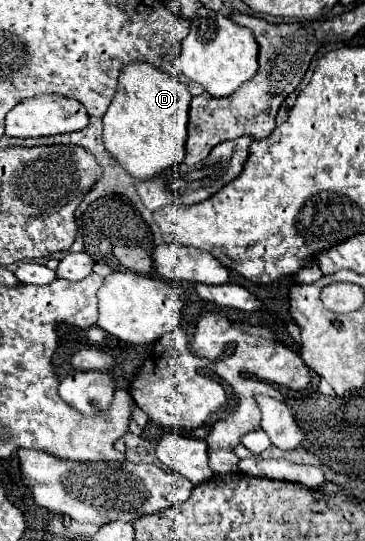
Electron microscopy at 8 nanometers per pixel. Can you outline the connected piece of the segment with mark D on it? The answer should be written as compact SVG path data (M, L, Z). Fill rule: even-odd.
M132 61L120 77L116 95L102 117L104 147L136 179L148 179L184 159L184 141L188 133L190 91L172 75L152 63Z

